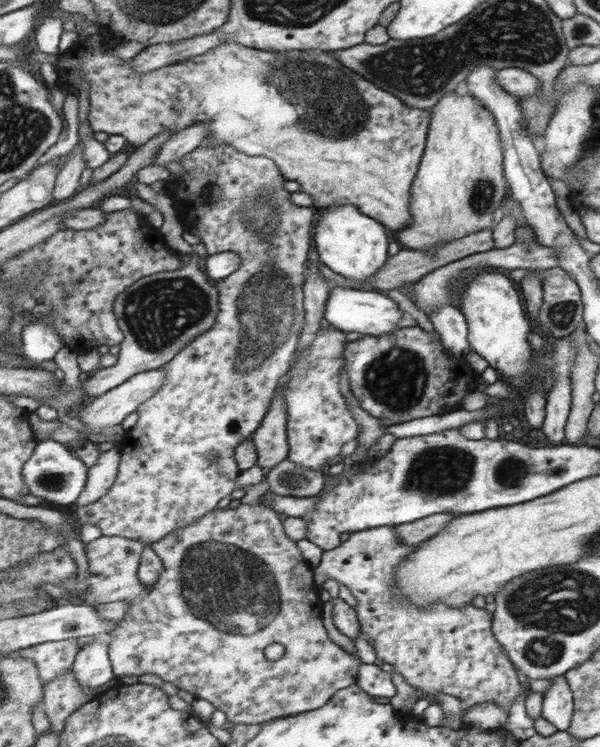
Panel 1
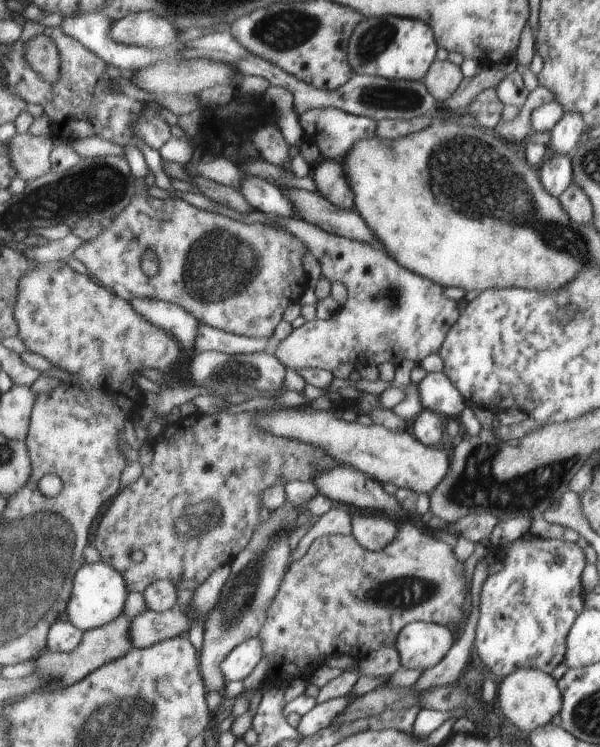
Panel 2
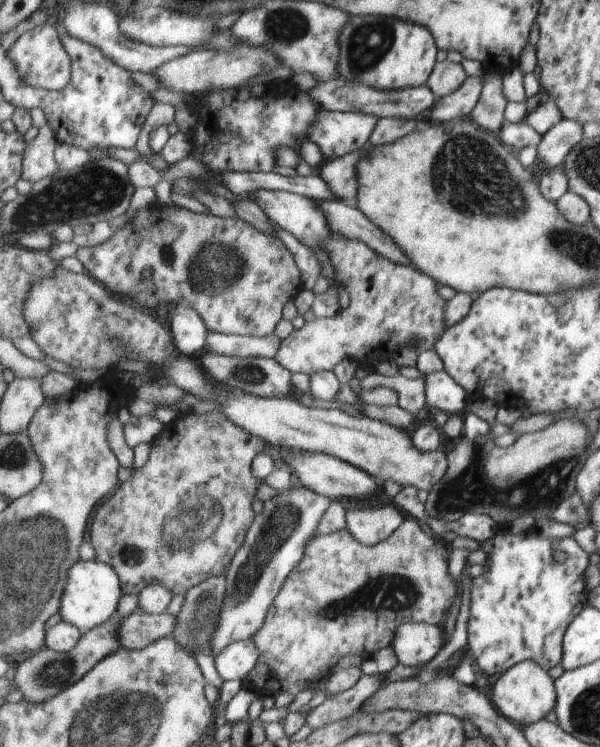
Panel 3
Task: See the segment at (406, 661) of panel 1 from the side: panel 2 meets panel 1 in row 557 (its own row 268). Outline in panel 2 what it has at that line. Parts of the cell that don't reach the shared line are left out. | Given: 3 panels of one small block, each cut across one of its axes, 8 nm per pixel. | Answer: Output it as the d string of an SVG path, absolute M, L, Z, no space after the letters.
M266 215L276 226L292 232L320 263L322 276L332 282L340 280L346 286L348 294L345 304L332 318L315 322L305 321L300 328L294 328L290 336L278 342L274 354L288 370L300 372L304 368L318 368L332 373L332 370L344 364L374 364L379 367L385 362L397 364L403 360L412 360L418 365L426 356L439 354L446 333L461 315L458 306L460 302L448 298L446 288L432 282L432 279L406 270L380 245L330 234L324 228L320 230L320 226L308 224L291 216L282 218Z

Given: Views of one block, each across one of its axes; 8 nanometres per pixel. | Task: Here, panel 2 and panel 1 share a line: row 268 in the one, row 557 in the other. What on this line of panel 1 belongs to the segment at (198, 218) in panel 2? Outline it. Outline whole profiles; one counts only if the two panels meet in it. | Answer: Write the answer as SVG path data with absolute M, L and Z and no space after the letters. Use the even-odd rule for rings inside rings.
M240 506L235 510L224 509L216 510L210 513L204 519L198 521L192 526L181 528L175 533L169 534L168 537L163 538L160 542L147 544L141 540L132 540L122 536L106 536L102 535L96 540L86 544L86 553L89 560L90 576L86 579L86 584L89 588L82 592L78 590L78 580L72 579L68 583L62 585L74 595L84 598L90 605L100 605L101 603L111 603L118 601L130 601L131 609L128 611L127 617L120 622L116 631L109 635L110 654L112 662L115 665L115 673L118 678L123 676L142 676L142 674L156 674L164 680L173 683L180 689L192 693L196 698L210 700L218 709L222 710L227 715L227 720L234 725L238 724L264 724L266 722L274 721L280 717L300 714L304 711L319 709L324 704L327 704L334 692L340 689L346 689L350 684L356 682L358 676L358 660L344 652L338 644L334 644L324 626L322 626L322 618L308 618L308 616L318 616L318 610L310 610L310 608L318 608L318 594L314 592L315 576L312 576L312 570L308 566L308 562L302 558L296 542L292 542L292 538L282 530L282 520L278 518L278 513L270 510L268 507L262 506ZM148 547L152 547L165 562L166 572L162 574L160 582L154 584L154 588L146 588L146 584L140 580L139 570L141 569L141 562L143 554ZM270 644L282 644L285 647L284 655L278 660L268 660L264 655L264 648Z

